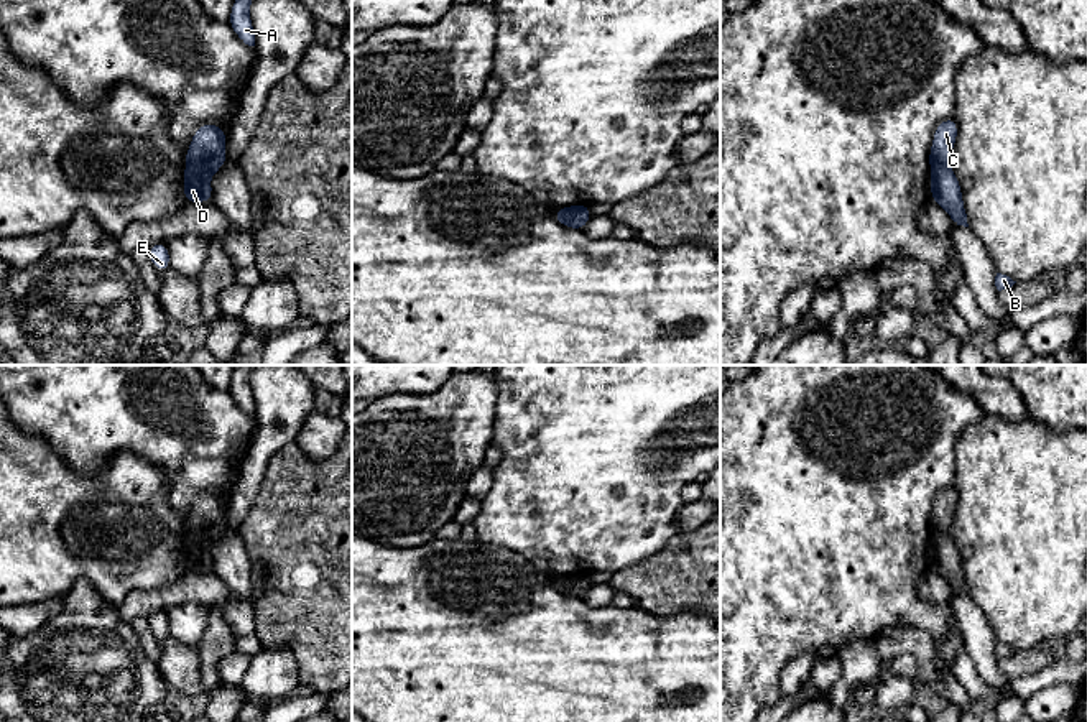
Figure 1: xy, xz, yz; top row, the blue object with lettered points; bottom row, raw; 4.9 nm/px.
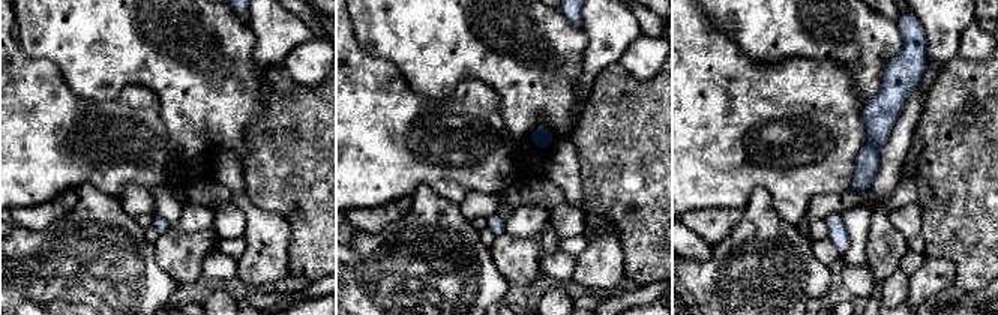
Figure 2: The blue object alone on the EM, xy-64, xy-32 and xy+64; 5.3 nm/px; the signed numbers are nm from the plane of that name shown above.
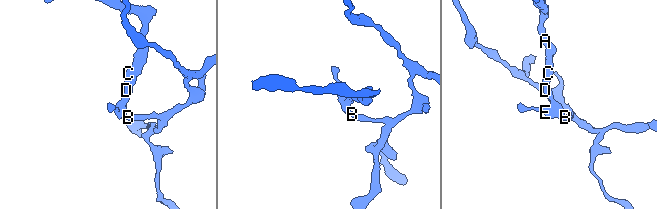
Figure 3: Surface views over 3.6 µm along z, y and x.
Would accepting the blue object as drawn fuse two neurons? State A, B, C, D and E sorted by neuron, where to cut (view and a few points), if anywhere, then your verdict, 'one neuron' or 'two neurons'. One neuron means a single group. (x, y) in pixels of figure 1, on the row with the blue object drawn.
A C / B D E; cut in xy along (186, 163), (194, 163), (209, 175); two neurons

